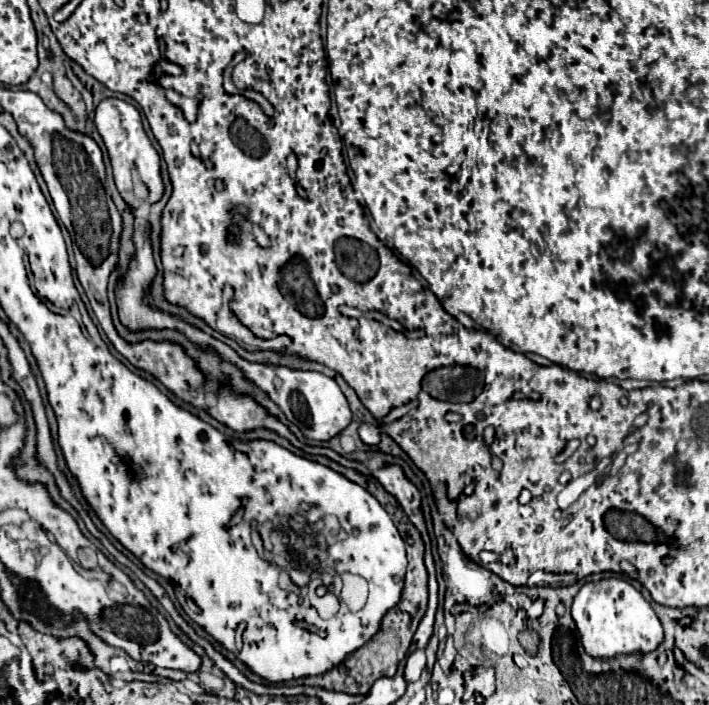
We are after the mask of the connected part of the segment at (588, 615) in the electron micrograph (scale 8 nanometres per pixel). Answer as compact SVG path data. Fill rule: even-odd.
M603 578L599 582L587 582L573 598L571 618L575 620L583 650L597 660L609 660L617 654L649 654L657 650L659 644L663 642L663 626L657 614L653 612L651 604L643 598L643 594L635 586L631 586L621 578Z

